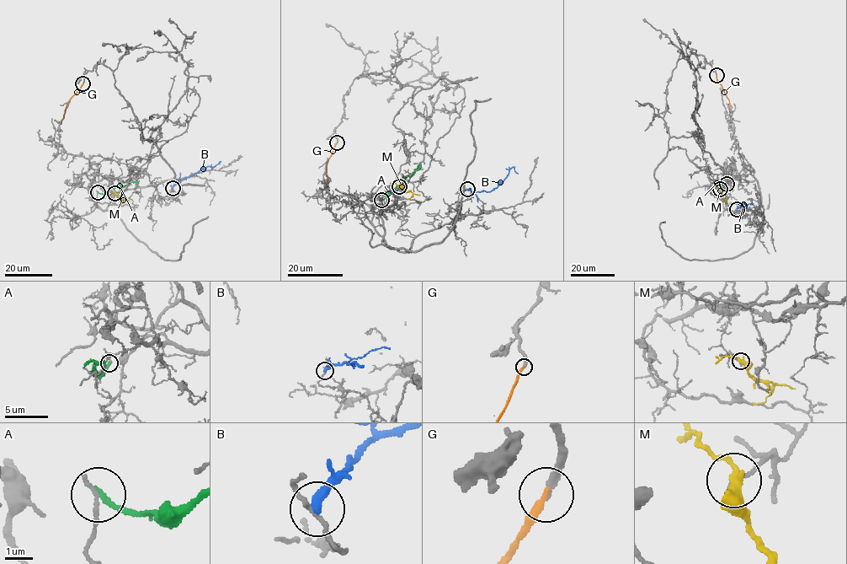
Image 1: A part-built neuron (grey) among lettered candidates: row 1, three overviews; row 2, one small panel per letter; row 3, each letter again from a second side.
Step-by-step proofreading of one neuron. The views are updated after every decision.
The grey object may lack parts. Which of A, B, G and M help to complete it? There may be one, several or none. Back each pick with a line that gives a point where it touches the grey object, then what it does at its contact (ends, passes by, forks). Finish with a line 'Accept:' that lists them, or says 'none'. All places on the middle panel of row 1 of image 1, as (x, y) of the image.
G: Touches grey at (337, 142). It ends there
Accept: G

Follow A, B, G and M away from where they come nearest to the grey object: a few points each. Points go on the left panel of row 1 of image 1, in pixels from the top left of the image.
A: (98, 192), (103, 194), (111, 188), (139, 180)
B: (173, 187), (178, 181), (221, 162)
G: (82, 83), (67, 103), (61, 120)
M: (114, 193), (124, 200), (118, 204)

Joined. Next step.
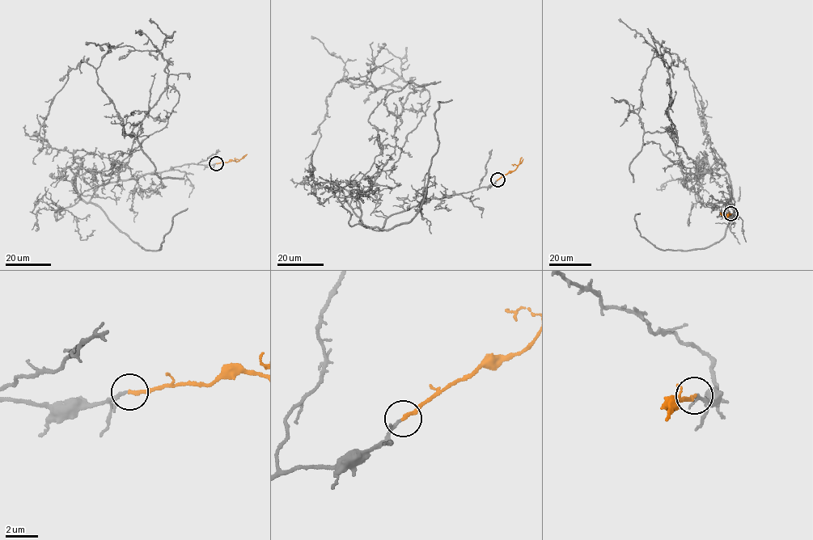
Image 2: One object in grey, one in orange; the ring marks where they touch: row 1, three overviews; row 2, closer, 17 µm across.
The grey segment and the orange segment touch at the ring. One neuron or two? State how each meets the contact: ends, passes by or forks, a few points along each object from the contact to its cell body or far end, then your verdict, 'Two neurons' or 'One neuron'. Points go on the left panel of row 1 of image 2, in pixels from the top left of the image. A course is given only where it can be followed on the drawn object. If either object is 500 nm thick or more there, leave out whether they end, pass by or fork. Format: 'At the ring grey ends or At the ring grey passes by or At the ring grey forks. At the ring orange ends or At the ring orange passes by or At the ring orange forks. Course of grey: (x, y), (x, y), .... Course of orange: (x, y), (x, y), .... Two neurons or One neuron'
At the ring grey passes by. At the ring orange ends. Course of grey: (216, 163), (107, 183), (85, 201), (73, 154), (39, 134), (68, 72), (96, 68), (111, 49), (86, 44). Course of orange: (216, 163), (236, 162), (246, 155). One neuron

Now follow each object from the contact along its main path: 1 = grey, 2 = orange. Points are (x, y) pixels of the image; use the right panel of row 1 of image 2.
1: (730, 213), (730, 181), (710, 147), (704, 103), (688, 68), (676, 54), (652, 57), (654, 48), (618, 19)
2: (730, 213), (726, 217), (720, 213)

